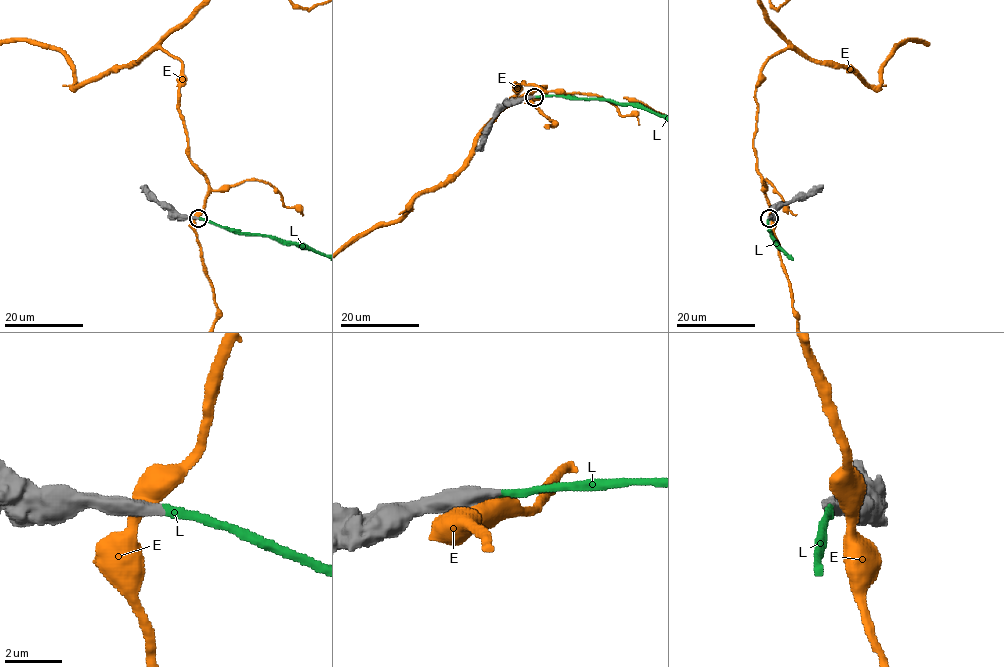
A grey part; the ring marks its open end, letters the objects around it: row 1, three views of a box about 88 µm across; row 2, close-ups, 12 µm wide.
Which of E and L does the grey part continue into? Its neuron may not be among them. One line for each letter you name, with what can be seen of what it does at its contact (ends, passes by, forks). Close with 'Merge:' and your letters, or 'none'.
L: it ends
Merge: L

